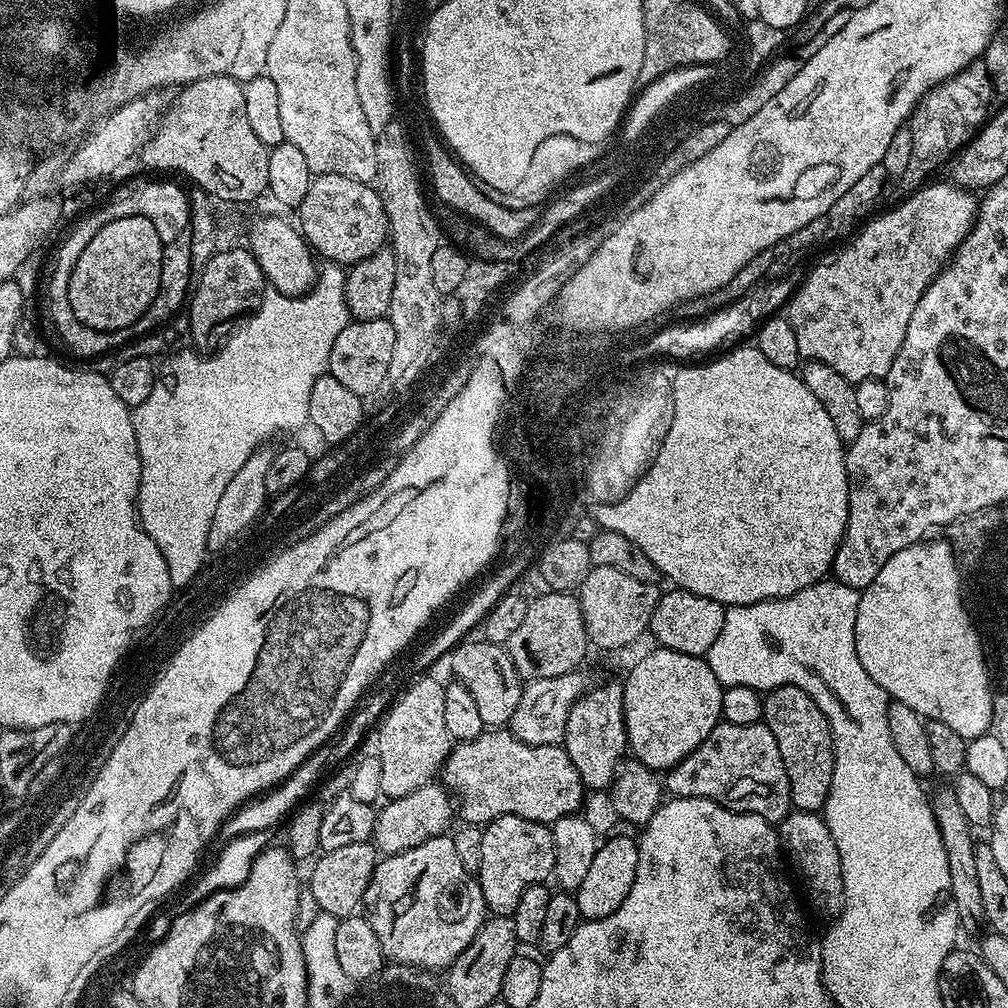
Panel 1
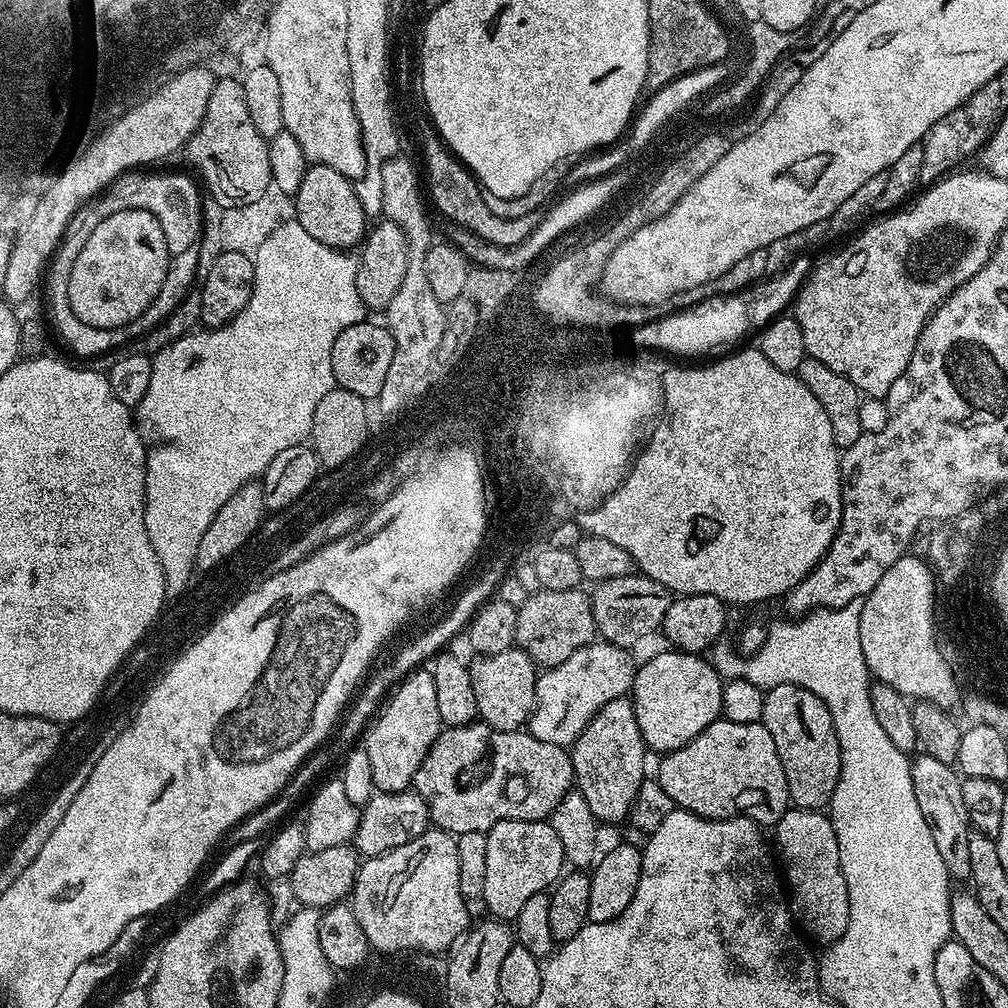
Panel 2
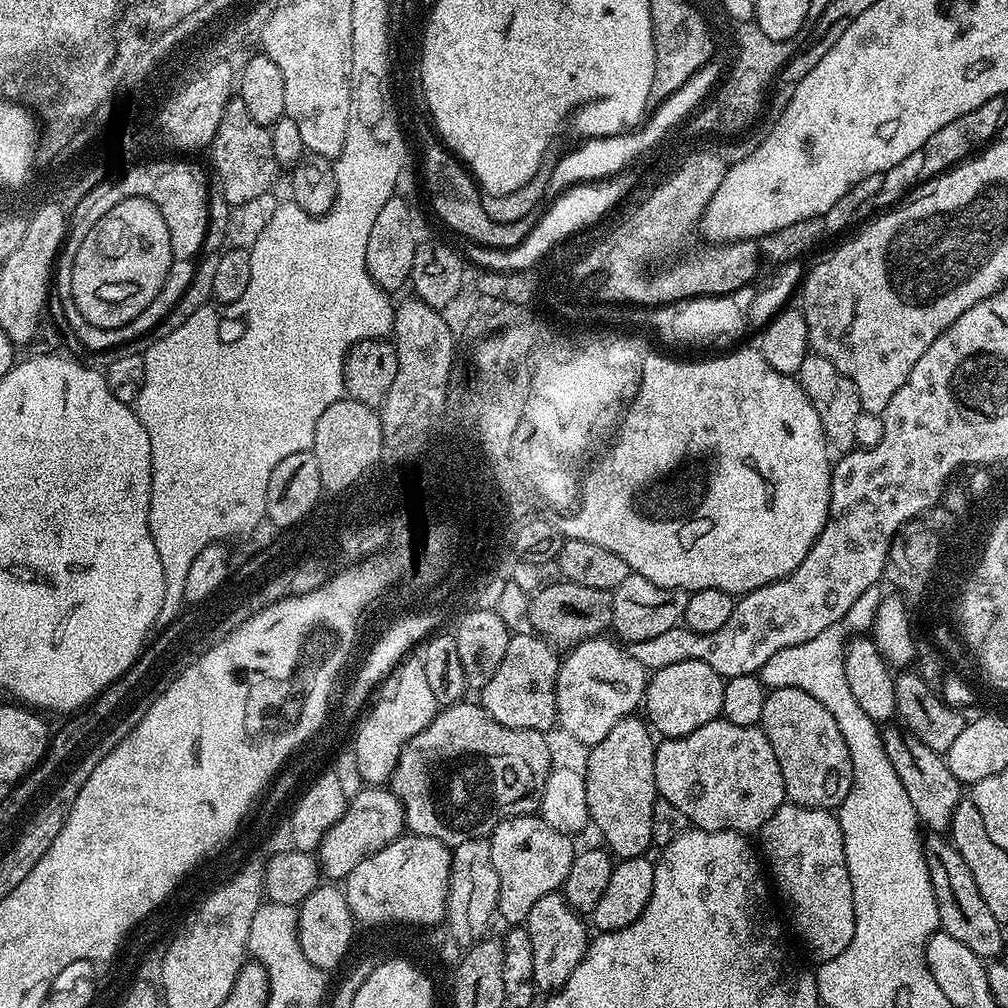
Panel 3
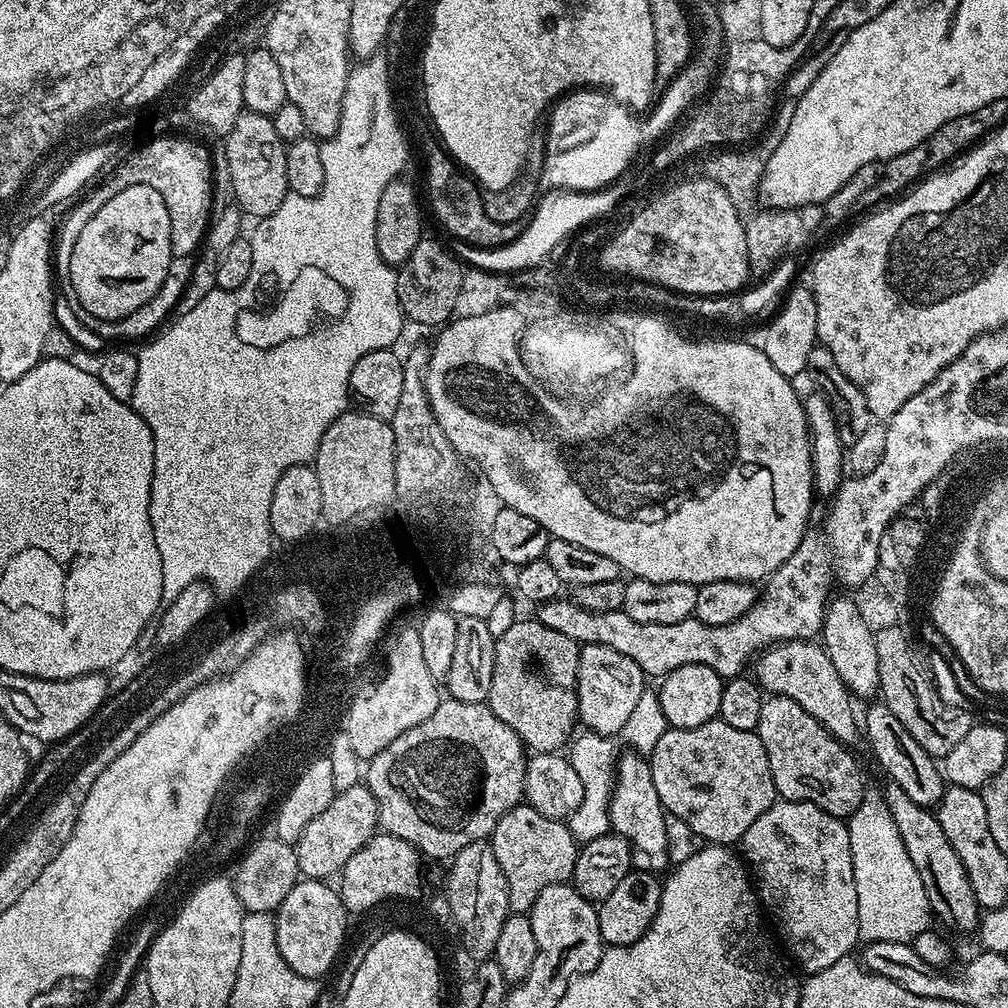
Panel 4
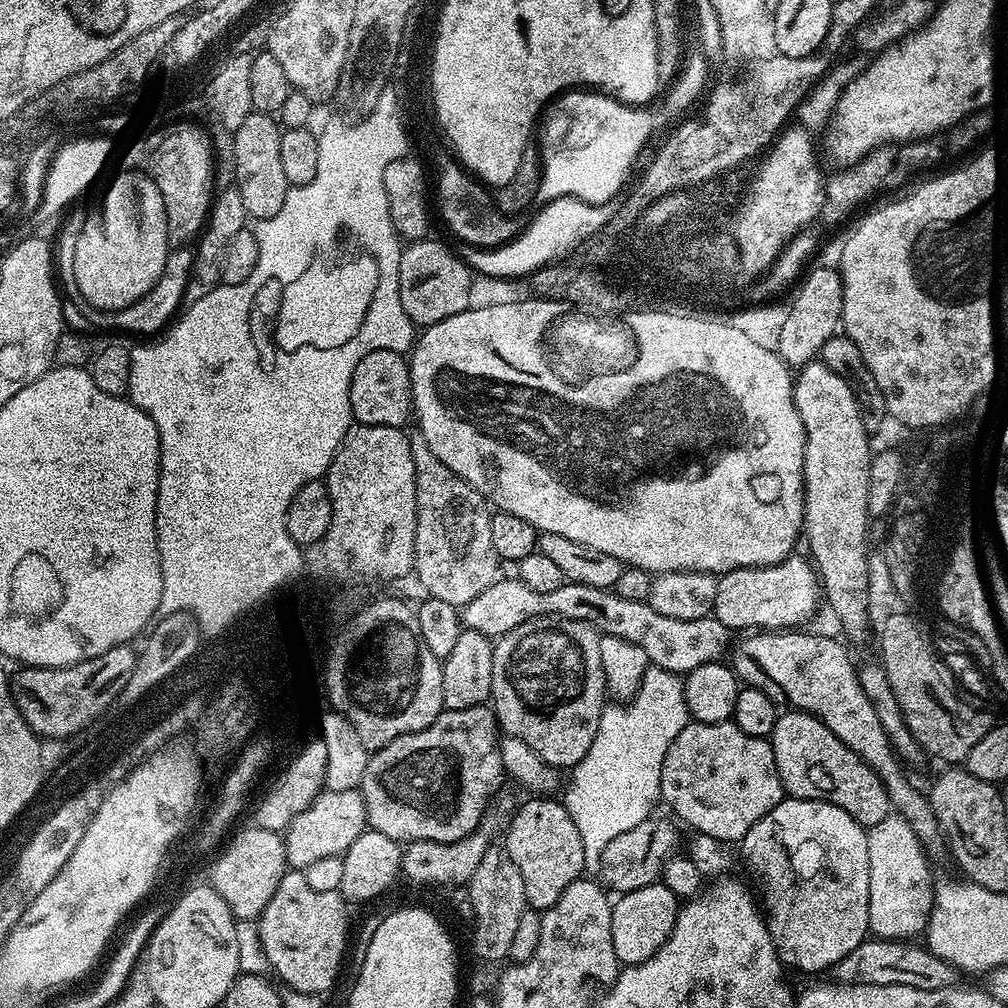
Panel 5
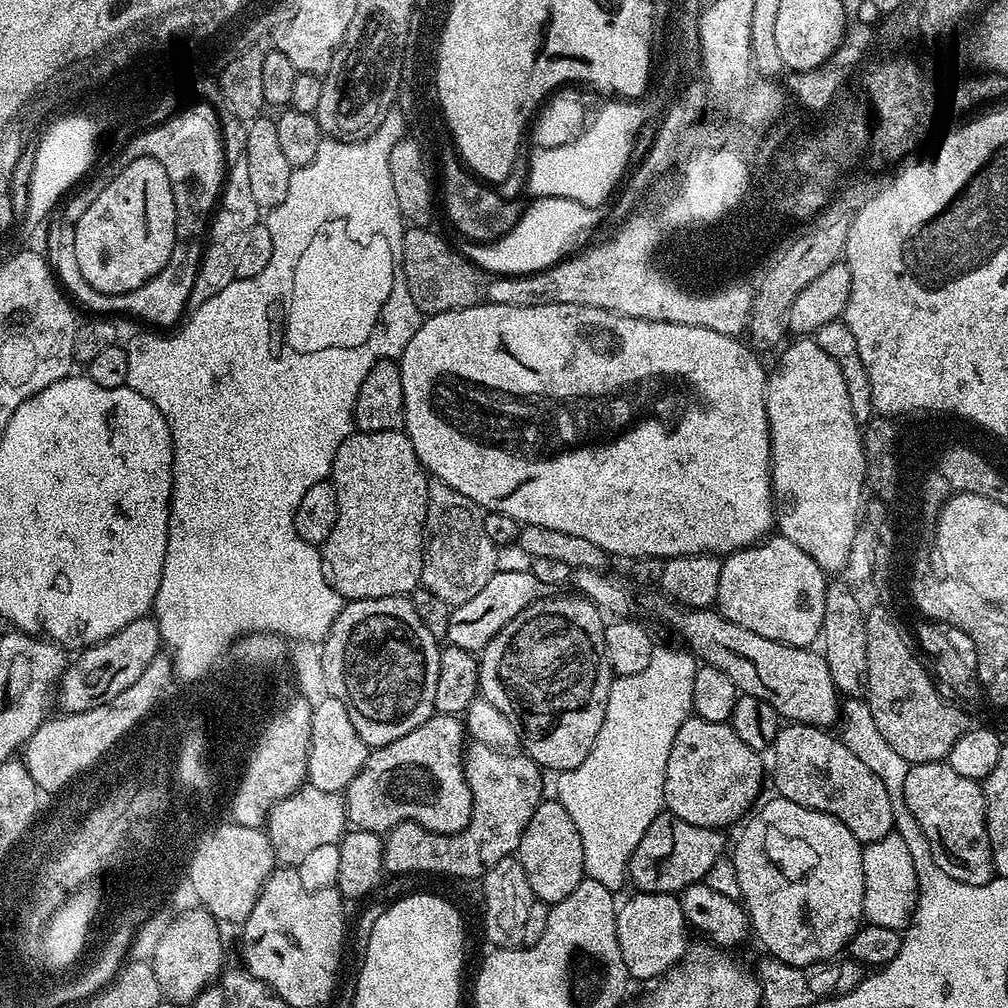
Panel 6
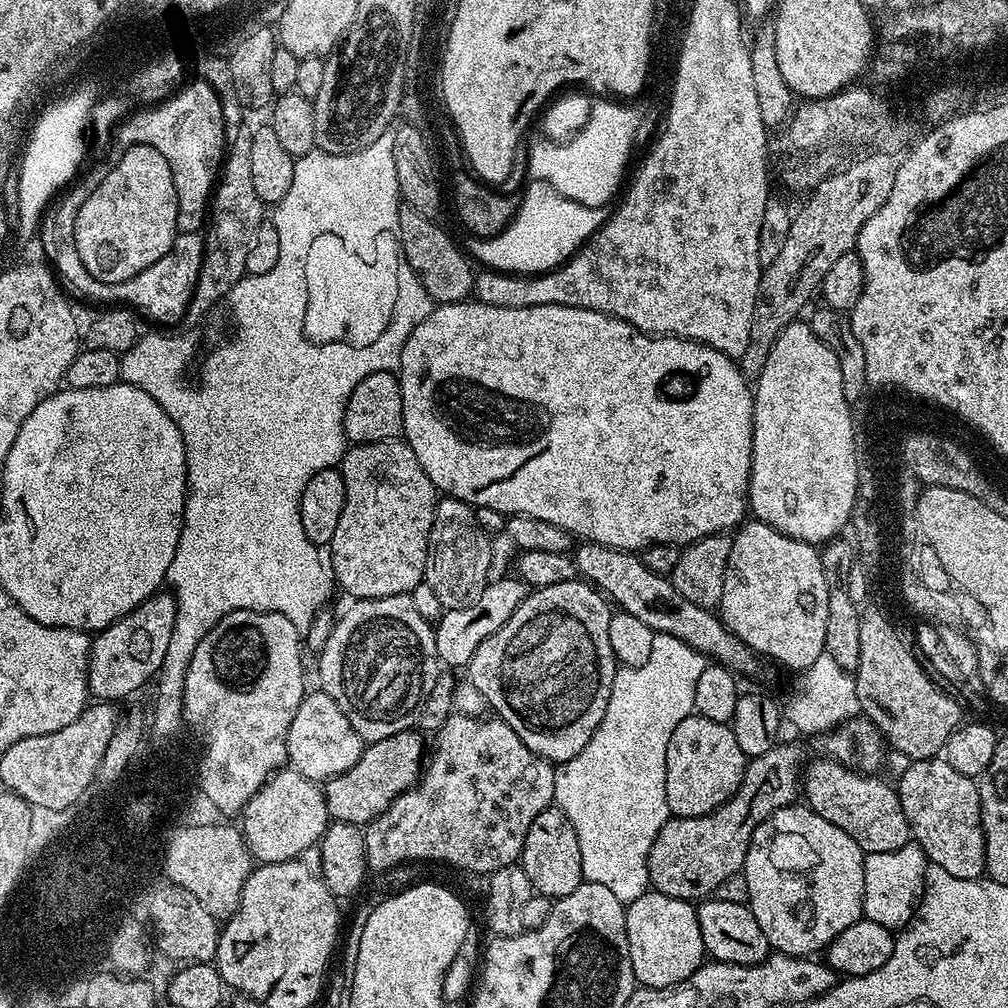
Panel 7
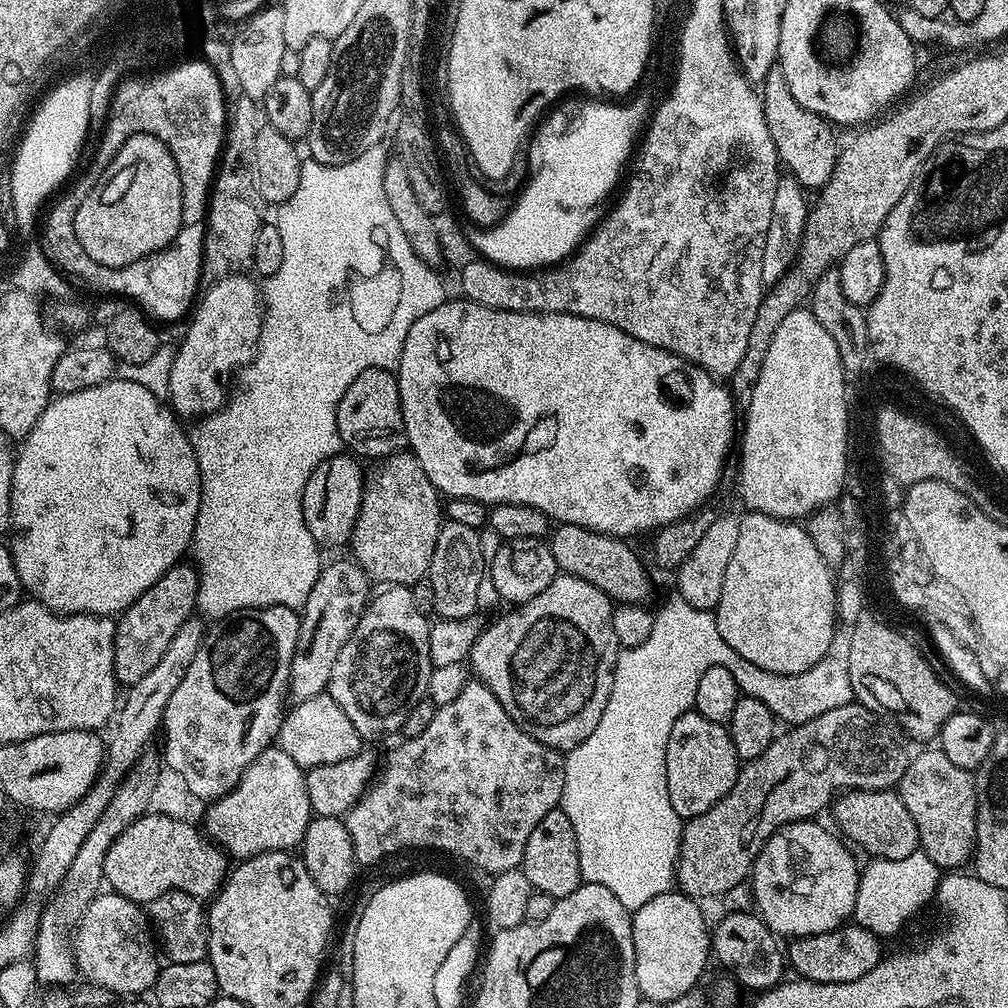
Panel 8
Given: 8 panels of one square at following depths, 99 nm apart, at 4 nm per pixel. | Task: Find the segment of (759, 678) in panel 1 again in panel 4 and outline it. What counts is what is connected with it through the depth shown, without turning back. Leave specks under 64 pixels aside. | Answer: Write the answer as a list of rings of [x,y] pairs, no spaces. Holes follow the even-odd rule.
[[[865,795],[863,802],[846,820],[850,834],[850,858],[854,862],[854,886],[858,886],[858,930],[860,940],[903,940],[910,942],[918,934],[929,931],[928,920],[933,919],[932,907],[928,904],[926,886],[922,886],[922,878],[918,878],[918,870],[914,870],[914,862],[910,862],[910,854],[906,854],[906,846],[902,846],[902,834],[898,834],[898,826],[894,826],[894,818],[886,806],[883,795]]]

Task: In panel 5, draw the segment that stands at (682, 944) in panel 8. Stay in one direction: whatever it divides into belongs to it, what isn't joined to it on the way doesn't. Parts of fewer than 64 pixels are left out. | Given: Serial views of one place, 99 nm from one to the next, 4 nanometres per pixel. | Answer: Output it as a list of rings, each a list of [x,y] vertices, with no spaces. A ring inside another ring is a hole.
[[[662,882],[647,884],[615,897],[610,918],[610,938],[621,965],[641,964],[664,944],[676,921],[678,897]]]

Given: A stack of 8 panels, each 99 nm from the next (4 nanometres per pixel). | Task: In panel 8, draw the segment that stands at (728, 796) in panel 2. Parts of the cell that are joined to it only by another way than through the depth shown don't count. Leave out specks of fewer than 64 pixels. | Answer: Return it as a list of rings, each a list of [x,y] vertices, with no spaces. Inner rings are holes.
[[[694,710],[682,714],[670,730],[670,742],[666,742],[666,790],[670,790],[670,802],[681,821],[692,820],[726,798],[736,785],[741,767],[725,725],[710,722]]]

